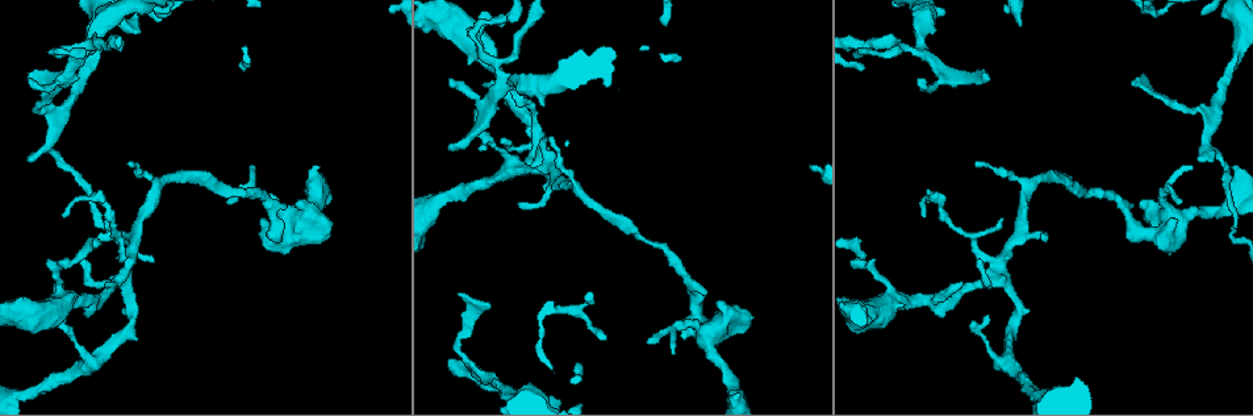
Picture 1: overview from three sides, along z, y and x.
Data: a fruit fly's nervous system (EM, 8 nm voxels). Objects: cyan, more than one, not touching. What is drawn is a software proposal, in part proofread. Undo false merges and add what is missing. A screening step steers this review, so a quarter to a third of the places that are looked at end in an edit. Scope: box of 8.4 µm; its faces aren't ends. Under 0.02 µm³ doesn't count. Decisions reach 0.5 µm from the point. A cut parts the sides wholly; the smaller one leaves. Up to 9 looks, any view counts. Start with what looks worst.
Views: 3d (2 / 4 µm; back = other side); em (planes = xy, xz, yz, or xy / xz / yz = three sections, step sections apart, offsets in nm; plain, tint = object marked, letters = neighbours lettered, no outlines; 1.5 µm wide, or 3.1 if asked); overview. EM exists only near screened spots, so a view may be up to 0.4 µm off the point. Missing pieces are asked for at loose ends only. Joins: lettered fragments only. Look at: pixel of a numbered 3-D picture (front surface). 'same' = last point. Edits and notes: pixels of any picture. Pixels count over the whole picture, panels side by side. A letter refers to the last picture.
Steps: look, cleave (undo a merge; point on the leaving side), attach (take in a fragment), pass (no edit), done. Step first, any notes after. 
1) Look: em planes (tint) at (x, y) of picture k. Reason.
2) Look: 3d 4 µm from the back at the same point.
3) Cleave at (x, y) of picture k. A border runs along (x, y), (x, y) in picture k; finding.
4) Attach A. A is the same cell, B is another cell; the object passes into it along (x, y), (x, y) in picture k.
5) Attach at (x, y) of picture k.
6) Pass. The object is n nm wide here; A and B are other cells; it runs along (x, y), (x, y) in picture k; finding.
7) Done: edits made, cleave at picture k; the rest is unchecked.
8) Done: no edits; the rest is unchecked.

Look: em xz step 4 (letters) at (1185, 107) of picture 1. Abrupt turn.

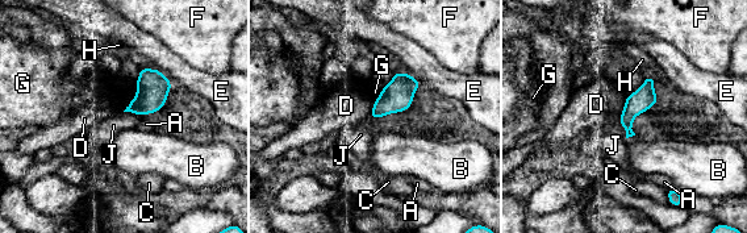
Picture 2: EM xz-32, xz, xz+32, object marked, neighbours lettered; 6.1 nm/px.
Pass. The longest contact is with G, 190 nm; A, B, C, D, E, F, G, H and J are other cells; a border runs along (124, 111), (137, 115) in picture 2; continuous, no second cell.

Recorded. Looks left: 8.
Look: 3d 2 µm at (28, 81) of picture 1.

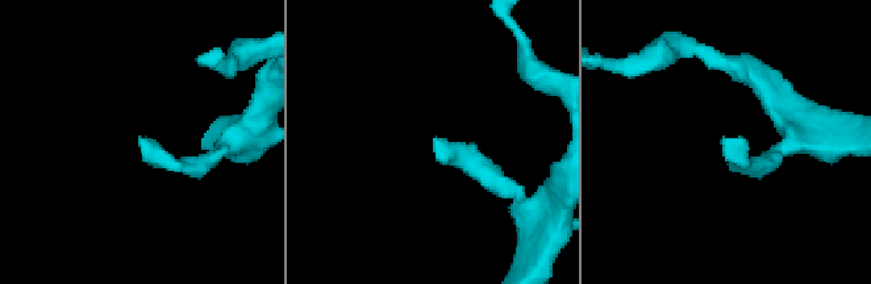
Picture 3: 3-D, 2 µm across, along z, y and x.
Look: em xy step 4 (tint) at (142, 140) of picture 3. Need the tissue.

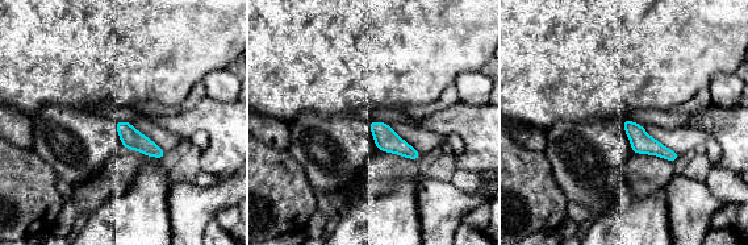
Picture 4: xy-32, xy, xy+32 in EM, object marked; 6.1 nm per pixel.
Look: em xy step 4 (letters) at the same point. See the neighbours.

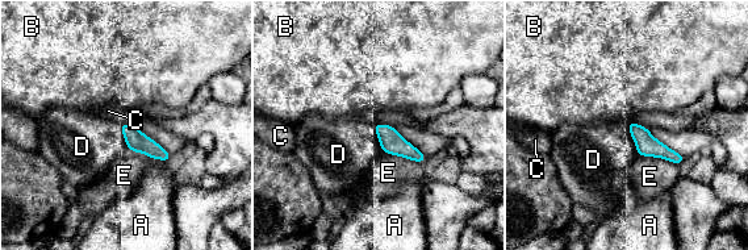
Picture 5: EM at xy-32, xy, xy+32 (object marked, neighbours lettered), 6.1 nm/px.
Pass. A, B, C, D and E are other cells; it runs along (631, 125), (654, 148), (680, 158) in picture 5; no lettered fragment goes on from it.

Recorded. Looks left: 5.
Look: 3d 2 µm at (974, 165) of picture 1. Branch stops here.

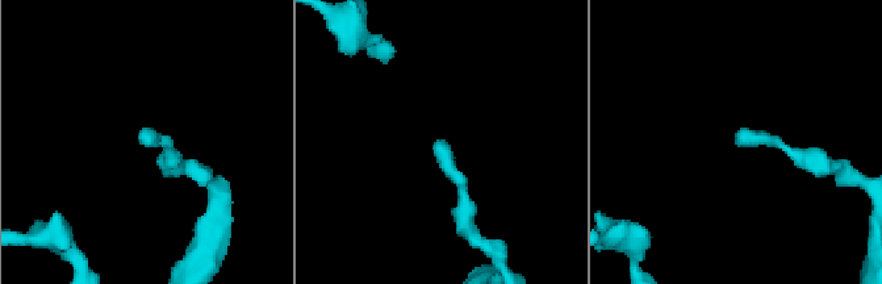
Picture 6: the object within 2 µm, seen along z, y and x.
Look: em planes (letters) at (736, 138) of picture 6. Now the EM.

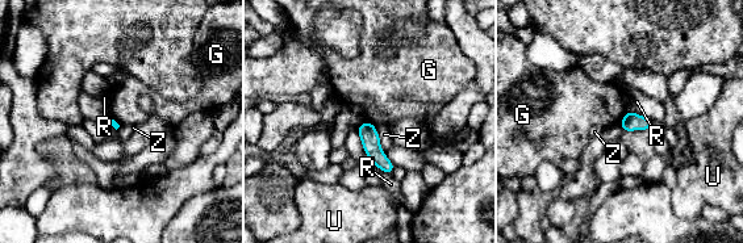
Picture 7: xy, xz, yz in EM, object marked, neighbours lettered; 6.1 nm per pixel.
Pass. The longest contact is with R, 190 nm; G, R, U and Z are other cells; no lettered fragment goes on from it.

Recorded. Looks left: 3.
Look: em planes (tint) at (923, 215) of picture 1. An open end.

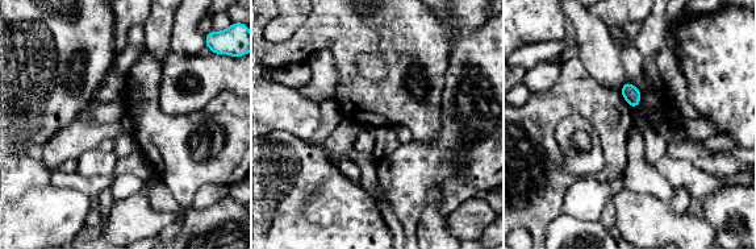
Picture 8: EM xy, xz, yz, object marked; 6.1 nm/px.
Look: em planes (letters) at the same point. See the neighbours.

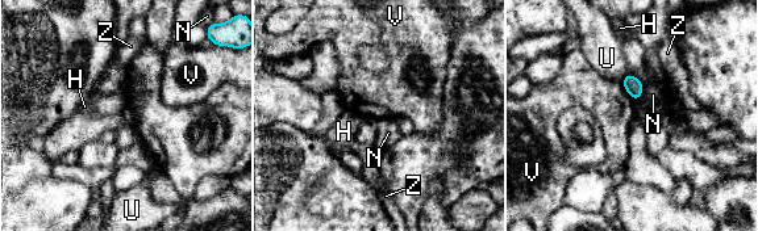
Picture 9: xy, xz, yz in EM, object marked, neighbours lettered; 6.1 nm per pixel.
Pass. H, N, U, V and Z are other cells; none of them fits.

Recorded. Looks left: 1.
Done: no edits; the rest is unchecked.

